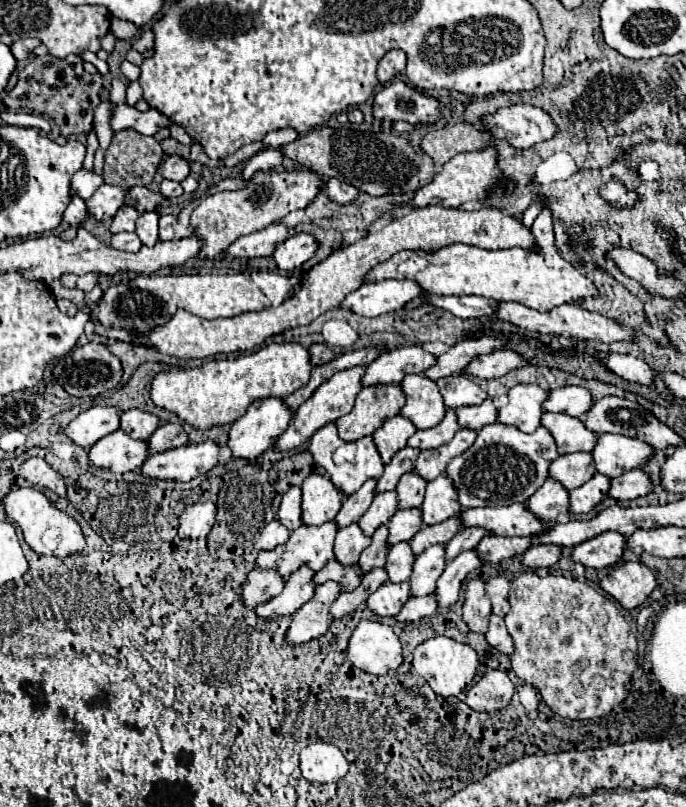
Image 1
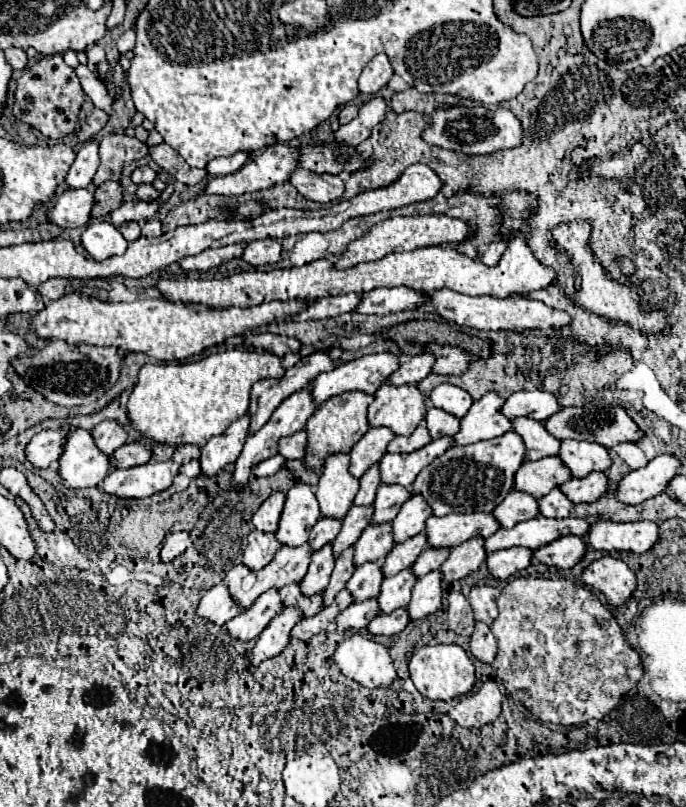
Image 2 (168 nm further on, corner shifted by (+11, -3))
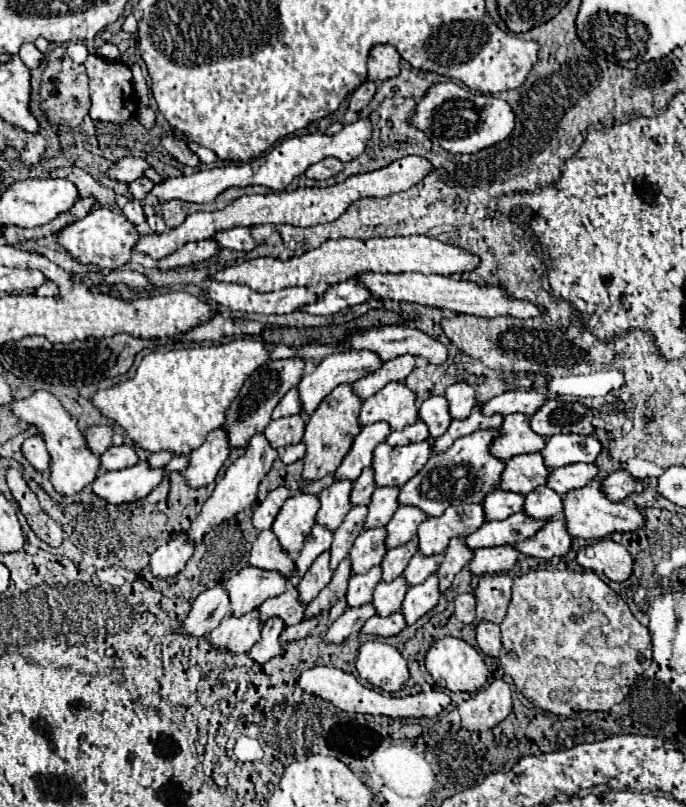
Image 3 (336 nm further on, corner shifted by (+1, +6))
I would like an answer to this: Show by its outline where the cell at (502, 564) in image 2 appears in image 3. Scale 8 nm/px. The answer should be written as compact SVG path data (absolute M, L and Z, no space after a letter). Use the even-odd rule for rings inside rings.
M500 545L500 547L486 547L476 549L472 561L468 563L468 569L472 575L484 575L484 573L504 573L510 571L518 559L518 551L512 545Z

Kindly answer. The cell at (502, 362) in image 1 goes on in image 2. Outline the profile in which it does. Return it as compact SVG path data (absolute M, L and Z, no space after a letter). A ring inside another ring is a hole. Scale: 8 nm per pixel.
M430 344L428 350L436 356L436 364L432 368L434 374L466 374L466 366L474 362L474 354L456 348L456 346L440 346L440 344Z

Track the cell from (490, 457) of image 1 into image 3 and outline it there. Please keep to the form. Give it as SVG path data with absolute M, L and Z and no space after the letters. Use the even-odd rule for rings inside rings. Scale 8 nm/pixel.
M496 429L476 431L456 439L452 447L444 453L432 455L428 463L416 473L416 477L412 477L412 481L400 487L398 505L412 505L424 511L428 517L440 517L450 505L482 503L484 497L494 491L496 483L500 481L500 473L506 465L504 461L492 457L488 451L494 437Z

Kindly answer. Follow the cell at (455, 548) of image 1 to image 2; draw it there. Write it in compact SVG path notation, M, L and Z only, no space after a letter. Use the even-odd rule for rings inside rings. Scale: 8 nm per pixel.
M426 548L426 550L418 556L418 560L414 562L414 566L412 566L414 574L416 574L418 578L422 578L422 576L426 576L428 572L440 568L442 562L448 558L448 554L450 554L450 548L442 548L442 550L430 550L430 548Z

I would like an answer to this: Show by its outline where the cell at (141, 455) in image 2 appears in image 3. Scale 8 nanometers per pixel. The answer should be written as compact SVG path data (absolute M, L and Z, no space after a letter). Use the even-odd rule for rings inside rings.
M120 445L120 447L108 447L100 455L100 469L102 471L120 471L126 467L132 467L138 463L136 451L130 445Z

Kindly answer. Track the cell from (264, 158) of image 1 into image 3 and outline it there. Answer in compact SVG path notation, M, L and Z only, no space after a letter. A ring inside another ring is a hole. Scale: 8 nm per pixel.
M358 117L358 121L354 121L352 125L344 125L344 129L332 137L320 135L320 133L304 135L304 137L288 137L288 139L280 141L278 145L274 145L268 153L264 153L252 161L246 161L240 165L220 165L220 167L212 167L212 169L200 169L200 171L190 173L190 175L166 179L152 189L152 195L156 199L164 199L164 201L182 199L182 201L190 201L190 203L210 203L228 187L264 185L264 187L270 187L274 191L282 191L294 177L302 175L312 163L318 163L326 157L336 157L342 163L356 159L358 155L364 153L370 135L372 135L370 119Z

